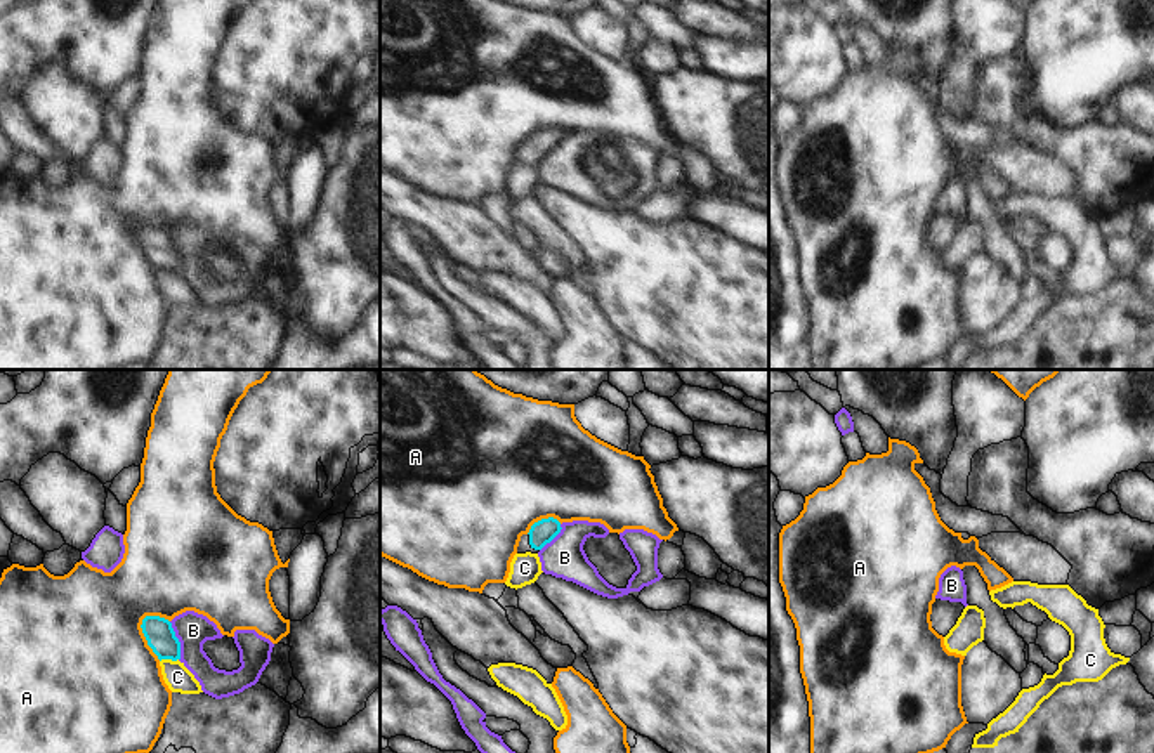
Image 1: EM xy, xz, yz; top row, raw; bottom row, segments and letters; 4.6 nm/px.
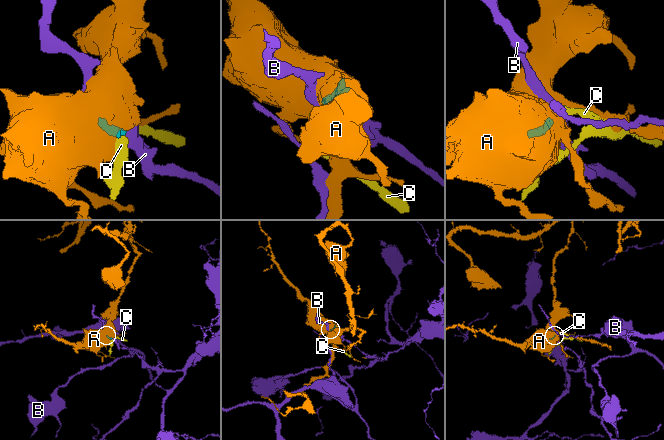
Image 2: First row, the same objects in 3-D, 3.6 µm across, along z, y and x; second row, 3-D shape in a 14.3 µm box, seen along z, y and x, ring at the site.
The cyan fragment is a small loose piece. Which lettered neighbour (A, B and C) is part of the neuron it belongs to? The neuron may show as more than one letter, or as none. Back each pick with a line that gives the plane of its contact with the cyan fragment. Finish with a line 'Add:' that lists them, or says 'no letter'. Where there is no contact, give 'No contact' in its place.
Add: no letter.

